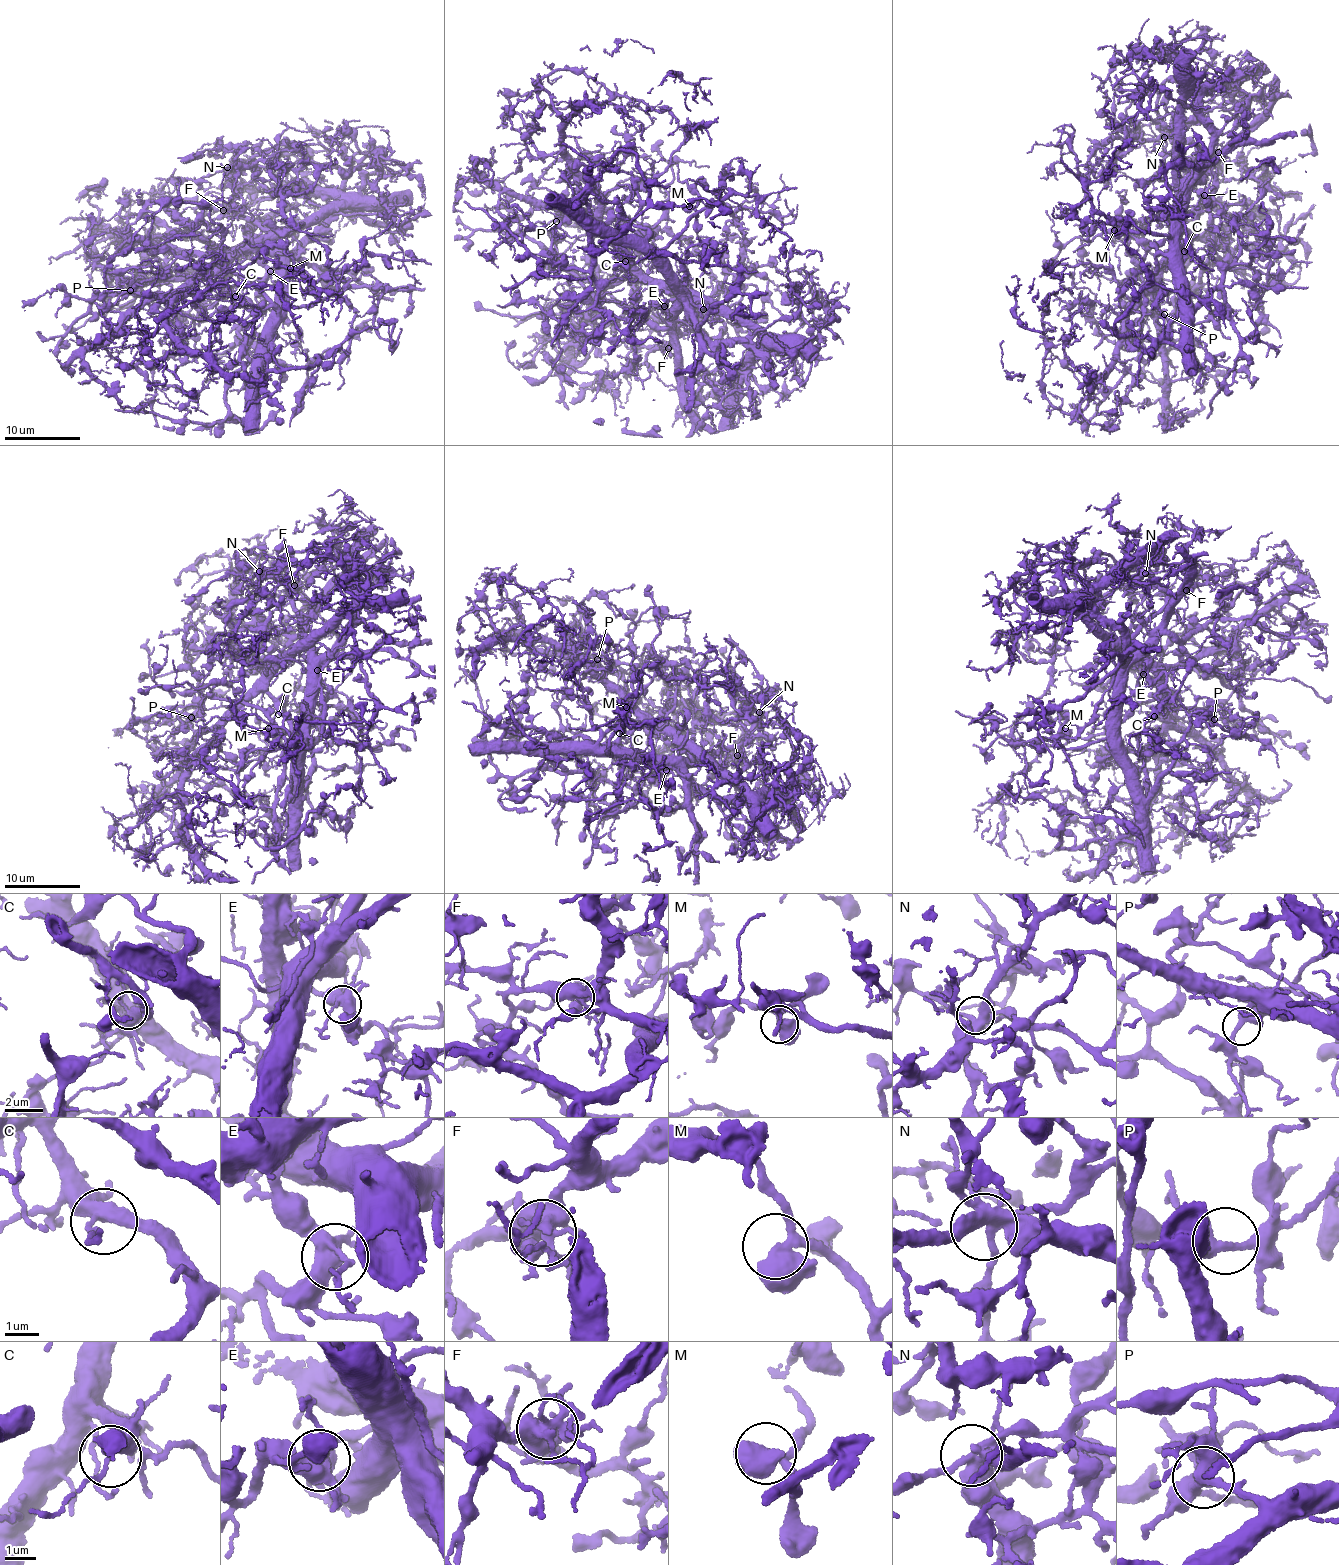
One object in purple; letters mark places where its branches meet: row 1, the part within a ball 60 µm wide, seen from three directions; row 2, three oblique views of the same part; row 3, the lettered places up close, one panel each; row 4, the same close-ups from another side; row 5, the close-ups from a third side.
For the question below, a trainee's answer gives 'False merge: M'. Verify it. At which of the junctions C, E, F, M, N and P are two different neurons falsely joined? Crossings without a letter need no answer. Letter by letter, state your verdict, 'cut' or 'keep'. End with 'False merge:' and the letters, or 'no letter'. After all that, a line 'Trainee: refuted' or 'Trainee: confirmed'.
C: keep
E: keep
F: keep
M: keep
N: keep
P: keep
False merge: no letter
Trainee: refuted

